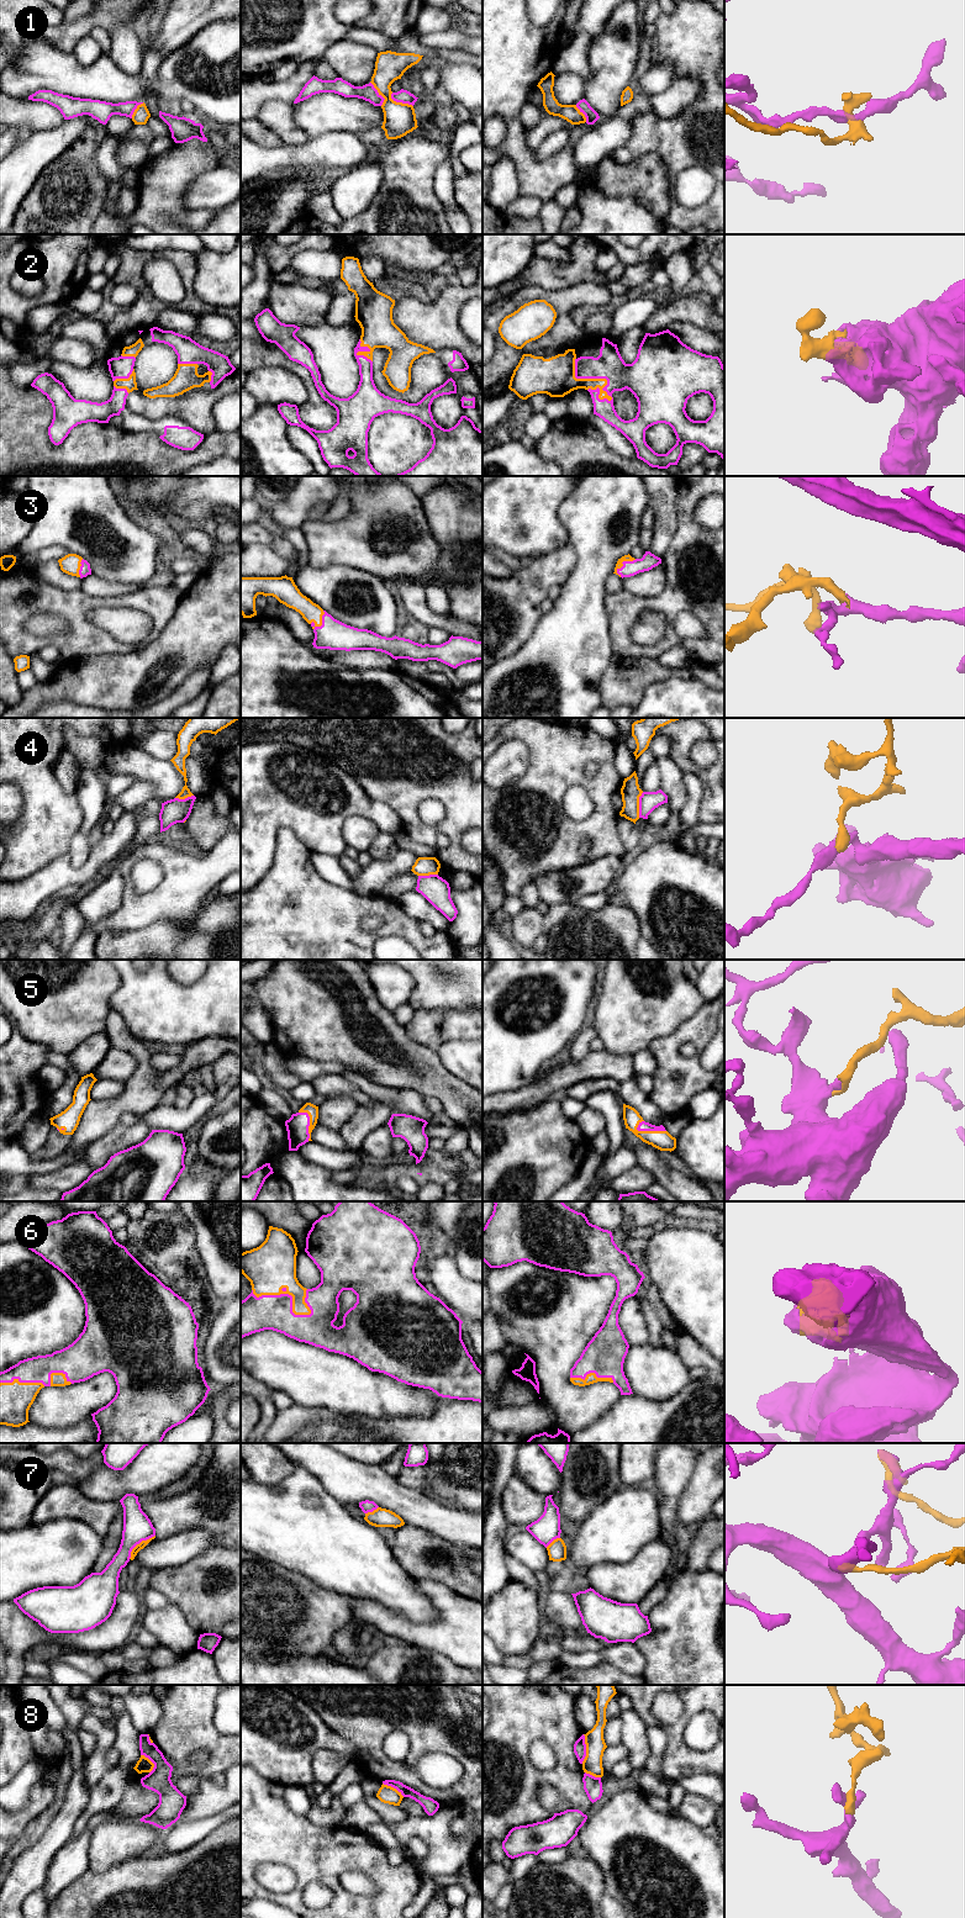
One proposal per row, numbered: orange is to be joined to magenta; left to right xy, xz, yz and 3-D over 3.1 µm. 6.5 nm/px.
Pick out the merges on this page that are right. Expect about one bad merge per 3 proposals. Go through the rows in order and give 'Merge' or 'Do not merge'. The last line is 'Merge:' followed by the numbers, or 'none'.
1: Do not merge
2: Merge
3: Merge
4: Do not merge
5: Merge
6: Merge
7: Do not merge
8: Do not merge
Merge: 2, 3, 5, 6

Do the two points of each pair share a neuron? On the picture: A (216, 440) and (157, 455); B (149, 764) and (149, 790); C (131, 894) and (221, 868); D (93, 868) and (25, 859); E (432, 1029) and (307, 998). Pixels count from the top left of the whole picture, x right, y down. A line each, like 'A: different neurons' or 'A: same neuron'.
A: same neuron
B: different neurons
C: same neuron
D: different neurons
E: different neurons

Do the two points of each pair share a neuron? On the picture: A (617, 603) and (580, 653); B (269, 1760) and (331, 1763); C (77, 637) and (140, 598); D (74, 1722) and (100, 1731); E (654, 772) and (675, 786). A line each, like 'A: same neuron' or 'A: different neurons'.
A: different neurons
B: different neurons
C: same neuron
D: different neurons
E: different neurons

